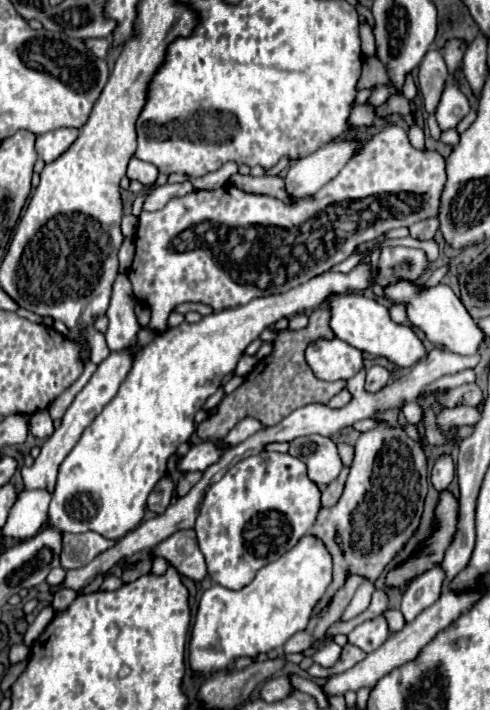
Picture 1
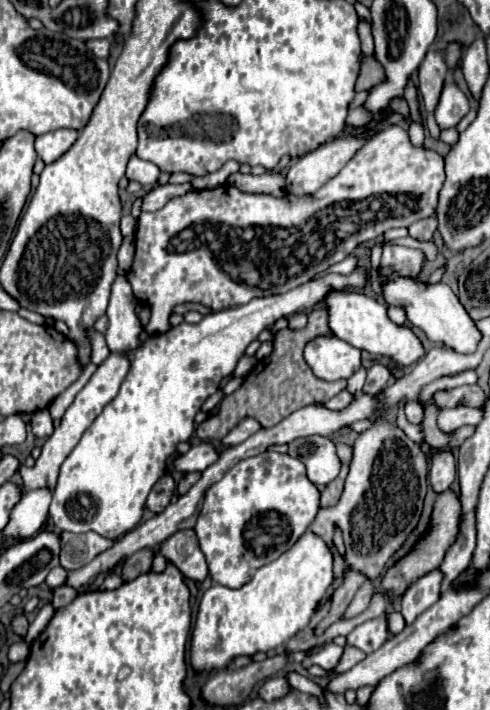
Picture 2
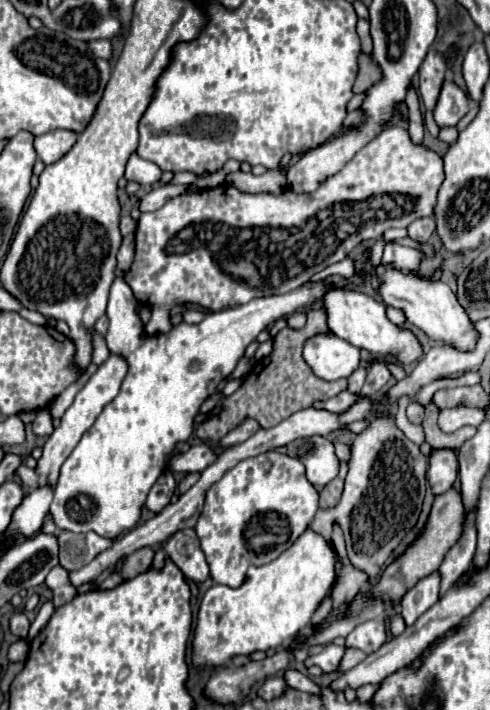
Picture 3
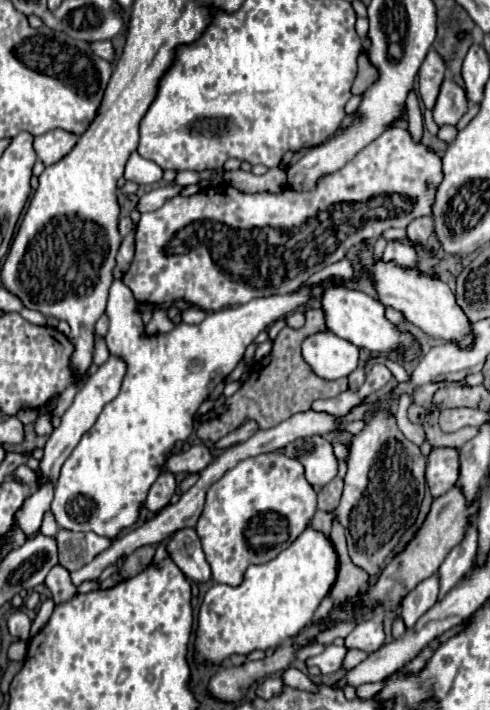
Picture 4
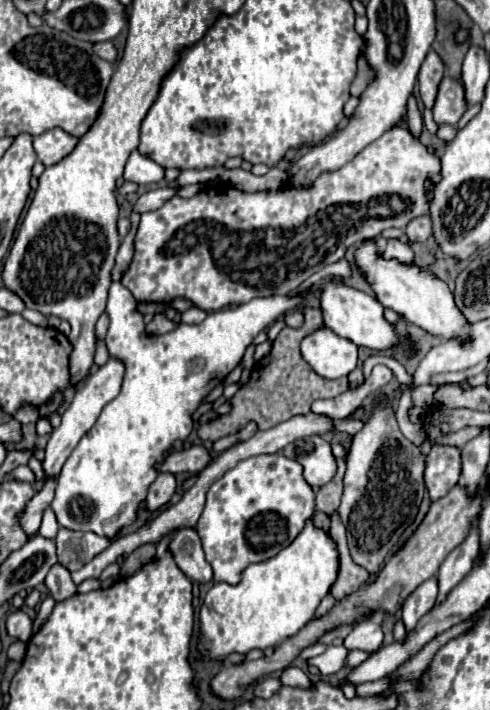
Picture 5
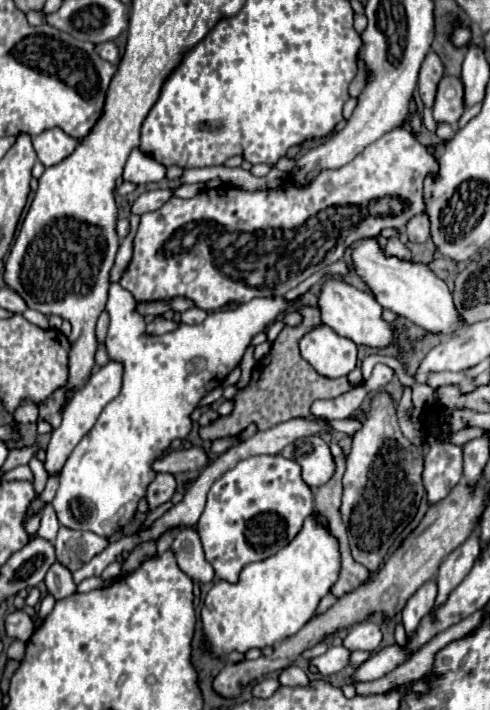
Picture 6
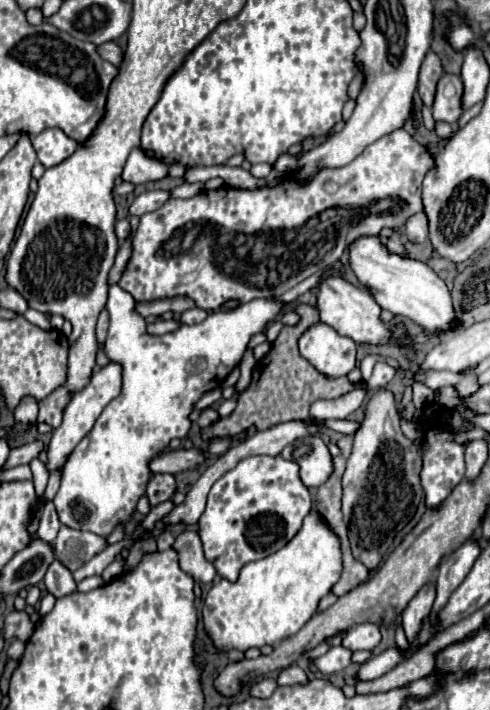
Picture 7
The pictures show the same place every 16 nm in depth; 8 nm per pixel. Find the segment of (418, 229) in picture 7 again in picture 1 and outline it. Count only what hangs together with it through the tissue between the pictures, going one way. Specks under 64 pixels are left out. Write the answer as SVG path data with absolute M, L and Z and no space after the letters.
M426 218L426 220L414 222L410 226L410 236L416 238L416 240L432 240L432 236L436 234L436 230L438 230L436 218Z

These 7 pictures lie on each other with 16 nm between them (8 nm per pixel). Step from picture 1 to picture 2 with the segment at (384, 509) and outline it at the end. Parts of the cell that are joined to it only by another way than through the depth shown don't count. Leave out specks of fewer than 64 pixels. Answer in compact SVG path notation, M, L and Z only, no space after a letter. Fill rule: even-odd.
M376 418L376 420L372 420L372 426L368 428L368 430L364 430L364 432L360 432L358 434L358 438L356 438L356 442L354 442L354 446L352 446L352 460L350 460L350 472L348 472L348 476L346 476L346 484L344 484L344 494L342 494L342 498L340 498L340 502L334 506L334 508L330 508L330 510L320 510L318 514L316 514L316 520L312 522L312 532L314 534L318 534L318 536L322 536L326 542L328 542L328 546L332 548L332 552L334 552L334 558L336 558L336 564L334 564L334 572L336 572L336 578L334 578L334 584L328 588L328 594L324 596L324 600L326 598L330 598L332 596L332 592L334 592L334 588L340 584L340 578L342 578L342 570L344 570L344 566L346 566L346 562L354 568L354 570L360 570L362 574L366 574L370 580L374 580L374 578L378 578L380 574L382 574L382 570L386 568L386 562L390 560L390 556L396 552L396 548L404 542L404 538L410 534L410 530L418 524L418 518L420 518L420 512L422 512L422 502L424 502L424 496L426 496L426 472L428 472L428 460L426 460L426 456L422 454L422 450L420 450L420 446L418 444L414 444L412 440L408 440L406 438L406 434L402 432L402 430L398 430L398 426L396 424L392 424L390 420L386 420L386 418ZM334 524L336 526L340 526L340 530L342 530L342 534L344 534L344 544L346 544L346 562L338 556L338 552L336 552L336 548L334 548L334 544L332 544L332 530L334 530Z

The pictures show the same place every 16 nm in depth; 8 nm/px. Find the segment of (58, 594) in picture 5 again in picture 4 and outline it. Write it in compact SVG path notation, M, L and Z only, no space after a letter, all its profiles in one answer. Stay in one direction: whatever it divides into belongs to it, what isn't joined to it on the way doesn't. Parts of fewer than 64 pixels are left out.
M56 566L46 576L46 586L52 592L56 604L70 600L76 594L76 586L70 580L70 572L64 566Z

